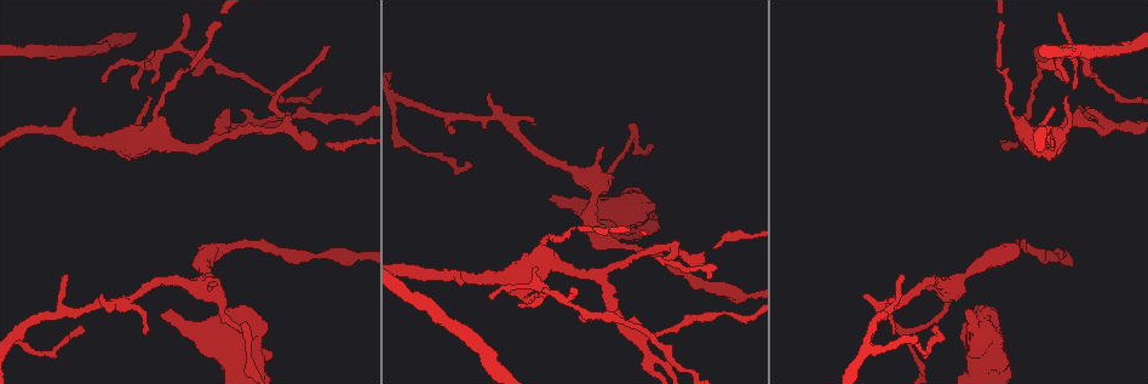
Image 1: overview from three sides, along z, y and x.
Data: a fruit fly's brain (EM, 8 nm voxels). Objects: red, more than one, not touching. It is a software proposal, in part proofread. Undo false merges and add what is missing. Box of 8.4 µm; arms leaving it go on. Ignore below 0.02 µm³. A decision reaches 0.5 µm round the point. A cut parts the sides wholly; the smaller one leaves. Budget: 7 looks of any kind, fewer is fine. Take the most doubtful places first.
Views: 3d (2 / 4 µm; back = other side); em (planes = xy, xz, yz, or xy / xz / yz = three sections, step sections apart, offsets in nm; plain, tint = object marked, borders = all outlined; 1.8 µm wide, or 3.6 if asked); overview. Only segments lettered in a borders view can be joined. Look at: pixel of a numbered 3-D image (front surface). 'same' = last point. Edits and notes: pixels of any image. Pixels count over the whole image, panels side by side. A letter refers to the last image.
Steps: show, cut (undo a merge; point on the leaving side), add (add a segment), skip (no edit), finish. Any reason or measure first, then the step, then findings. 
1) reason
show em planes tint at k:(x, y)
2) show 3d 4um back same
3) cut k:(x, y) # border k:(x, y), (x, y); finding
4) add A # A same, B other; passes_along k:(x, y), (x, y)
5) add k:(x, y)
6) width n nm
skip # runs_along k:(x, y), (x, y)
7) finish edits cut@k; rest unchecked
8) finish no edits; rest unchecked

free end
show em planes borders at 1:(489, 92)

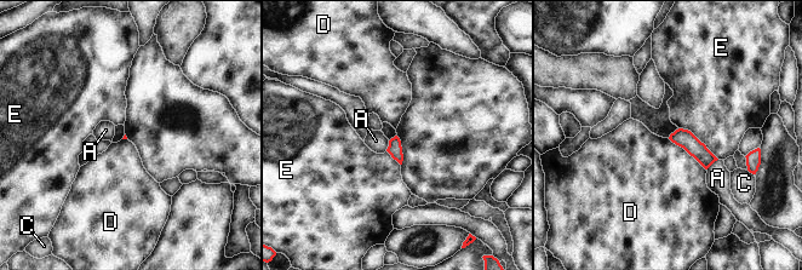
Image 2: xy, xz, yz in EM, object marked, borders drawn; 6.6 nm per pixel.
skip # A other, C other, D other, E other; border 2:(668, 138), (682, 147), (705, 170); none of them fits

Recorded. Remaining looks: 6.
two arms in line, one across
show 3d 4um at 1:(1106, 127)

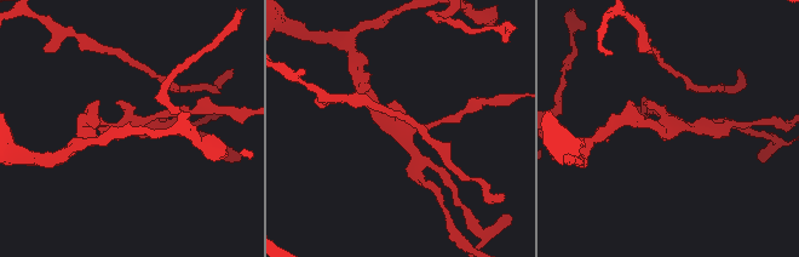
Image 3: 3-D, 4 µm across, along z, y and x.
show em yz step 16 tint at 3:(133, 122)

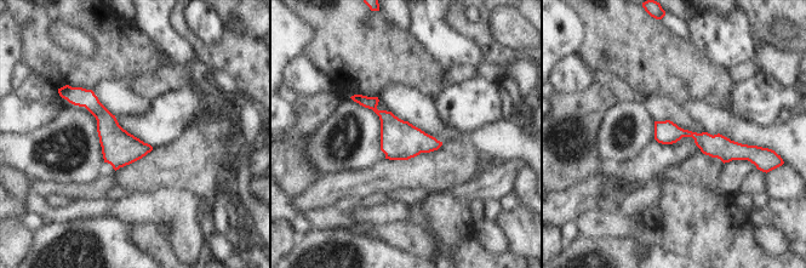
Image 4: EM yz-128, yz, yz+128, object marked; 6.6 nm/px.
another direction
show em planes borders same

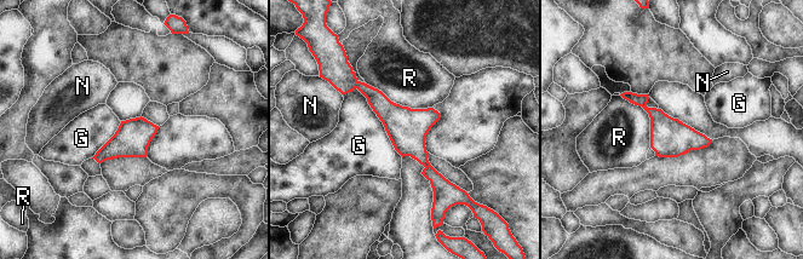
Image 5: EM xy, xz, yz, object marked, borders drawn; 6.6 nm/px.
width 240 nm
skip # G other, N other, R other; border 5:(344, 93), (366, 98), (402, 156); continuous, no second neuron

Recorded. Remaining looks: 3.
show 3d 4um at 1:(969, 316)

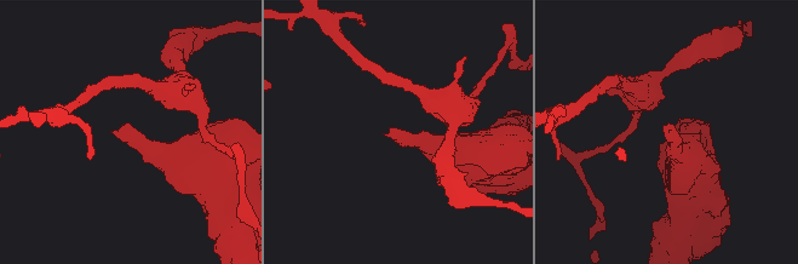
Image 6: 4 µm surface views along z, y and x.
shape alone is not enough
show em planes borders at 6:(114, 133)

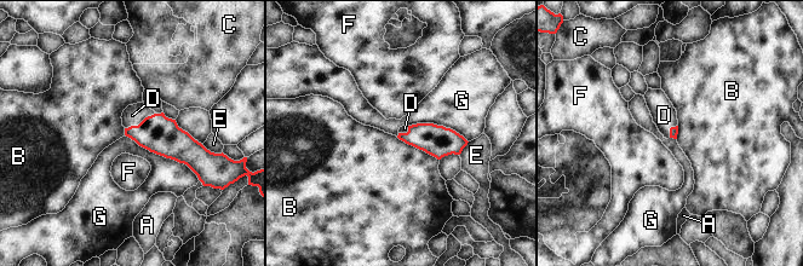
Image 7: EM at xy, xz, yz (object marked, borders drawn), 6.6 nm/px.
add D # A other, B other, C other, D same, E other, F other, G other; passes_along 7:(159, 134), (141, 122), (132, 115); the neuron continues

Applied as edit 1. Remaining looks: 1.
finish edits add@7; rest unchecked

